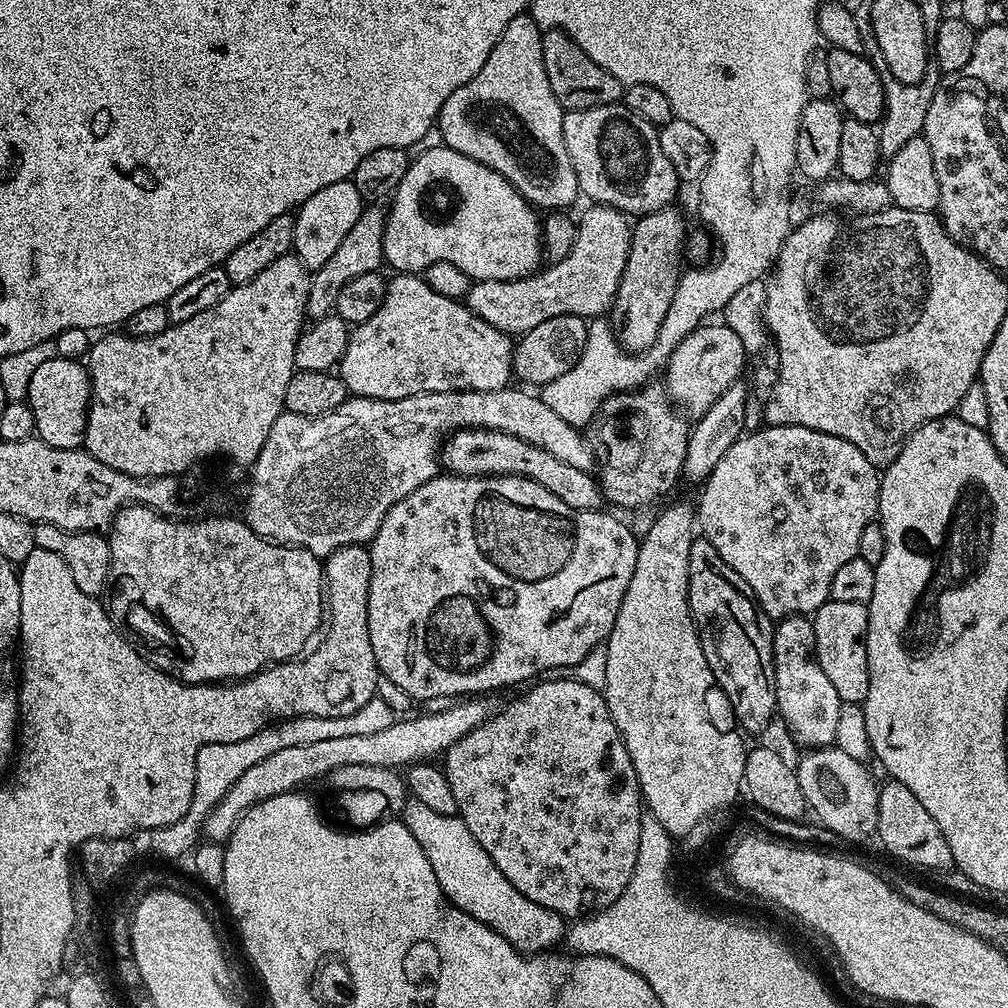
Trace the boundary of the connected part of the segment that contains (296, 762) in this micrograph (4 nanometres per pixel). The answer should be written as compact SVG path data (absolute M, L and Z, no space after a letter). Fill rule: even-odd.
M464 698L453 708L444 708L441 712L432 712L429 716L416 716L413 720L400 718L374 734L347 735L343 738L323 739L322 742L307 743L306 746L287 747L276 754L264 758L256 766L251 766L233 785L227 794L217 802L203 826L203 835L212 842L227 841L228 835L236 828L236 823L249 812L254 805L266 798L274 798L283 792L295 792L311 780L326 778L340 766L386 766L397 770L411 766L429 758L439 757L447 752L458 738L470 734L482 726L493 715L494 707L488 698Z

